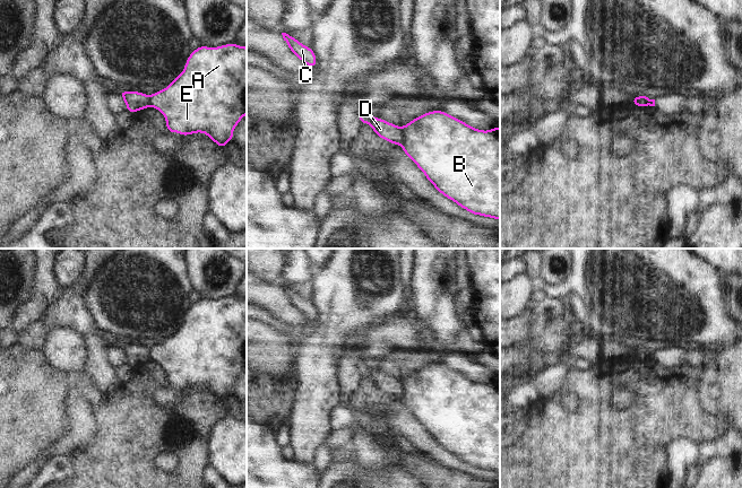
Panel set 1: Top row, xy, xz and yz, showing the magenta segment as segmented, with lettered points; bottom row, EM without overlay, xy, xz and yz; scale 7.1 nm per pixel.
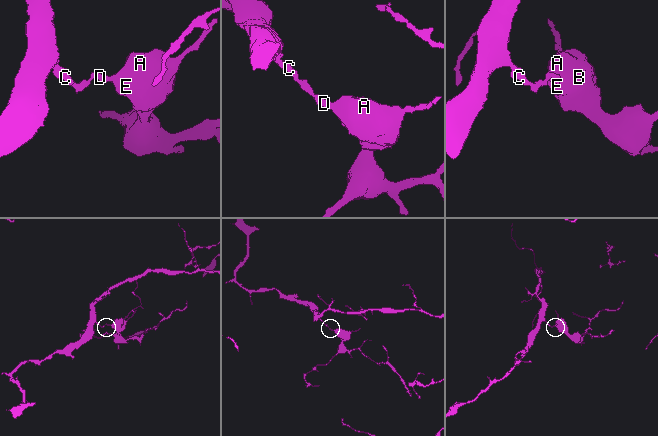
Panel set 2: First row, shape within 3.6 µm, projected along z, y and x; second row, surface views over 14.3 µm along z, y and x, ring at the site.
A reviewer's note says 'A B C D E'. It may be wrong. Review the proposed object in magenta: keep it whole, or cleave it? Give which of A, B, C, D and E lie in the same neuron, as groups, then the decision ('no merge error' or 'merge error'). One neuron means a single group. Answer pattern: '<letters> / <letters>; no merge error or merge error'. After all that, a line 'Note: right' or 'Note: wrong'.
A B E / C D; merge error
Note: wrong

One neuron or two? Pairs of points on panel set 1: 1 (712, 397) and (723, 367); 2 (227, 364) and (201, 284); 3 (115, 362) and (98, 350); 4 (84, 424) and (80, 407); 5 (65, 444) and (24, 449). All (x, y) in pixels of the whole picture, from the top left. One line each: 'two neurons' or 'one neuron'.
1: one neuron
2: two neurons
3: two neurons
4: one neuron
5: two neurons

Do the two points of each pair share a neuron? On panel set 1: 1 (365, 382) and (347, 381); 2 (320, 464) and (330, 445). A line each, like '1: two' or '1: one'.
1: two
2: one

